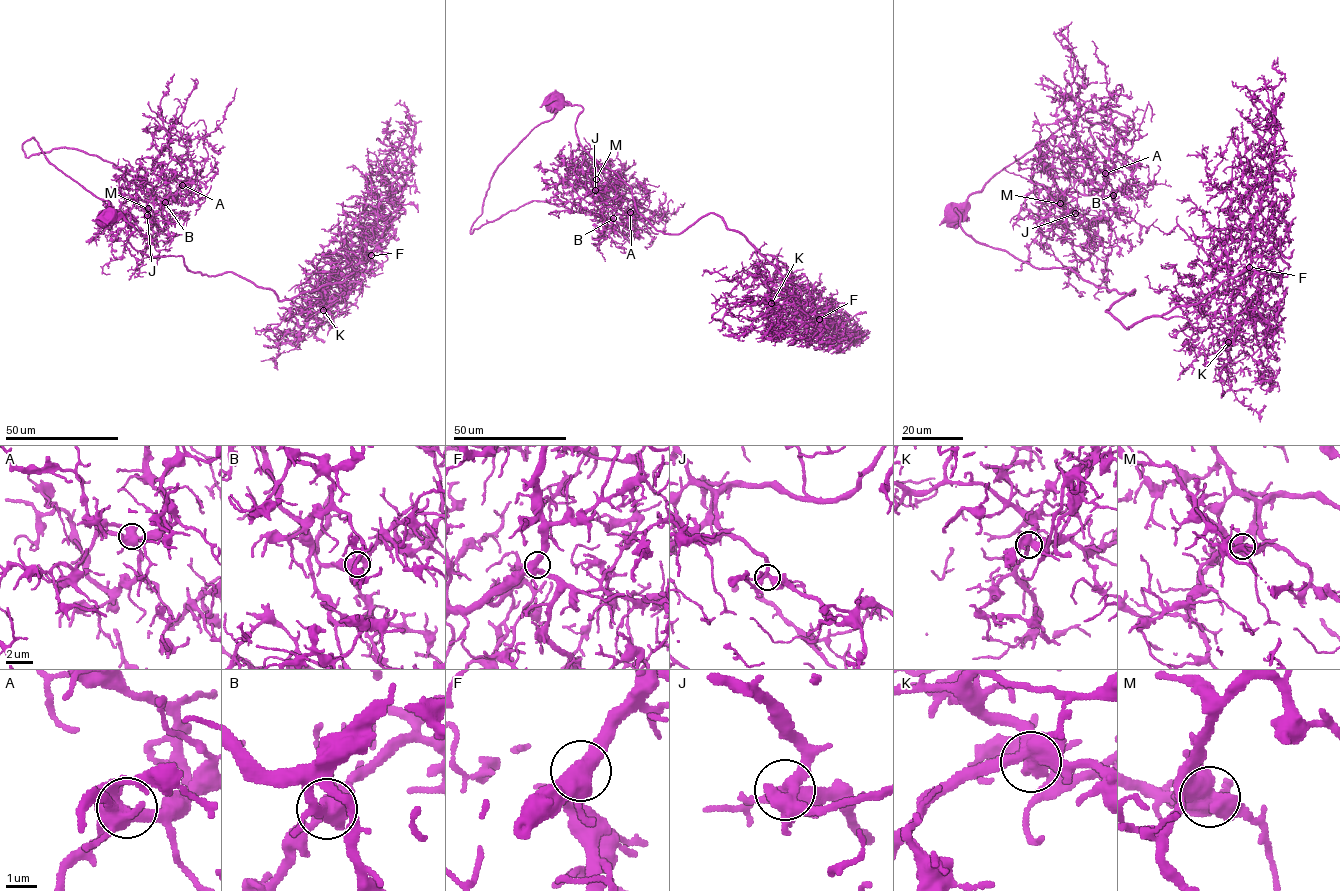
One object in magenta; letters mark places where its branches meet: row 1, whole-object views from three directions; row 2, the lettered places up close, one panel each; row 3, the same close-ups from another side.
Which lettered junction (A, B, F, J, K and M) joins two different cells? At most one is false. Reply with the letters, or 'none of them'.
none of them

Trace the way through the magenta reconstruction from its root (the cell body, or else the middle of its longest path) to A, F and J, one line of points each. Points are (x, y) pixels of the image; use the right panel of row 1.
A: (957, 215), (1056, 131), (1111, 108), (1134, 127), (1089, 128), (1105, 158), (1103, 192), (1105, 173)
F: (957, 215), (974, 239), (1036, 267), (1134, 290), (1106, 311), (1126, 329), (1198, 304), (1249, 267)
J: (957, 215), (1056, 131), (1111, 108), (1134, 127), (1089, 128), (1104, 179), (1091, 195), (1064, 194), (1075, 213)

